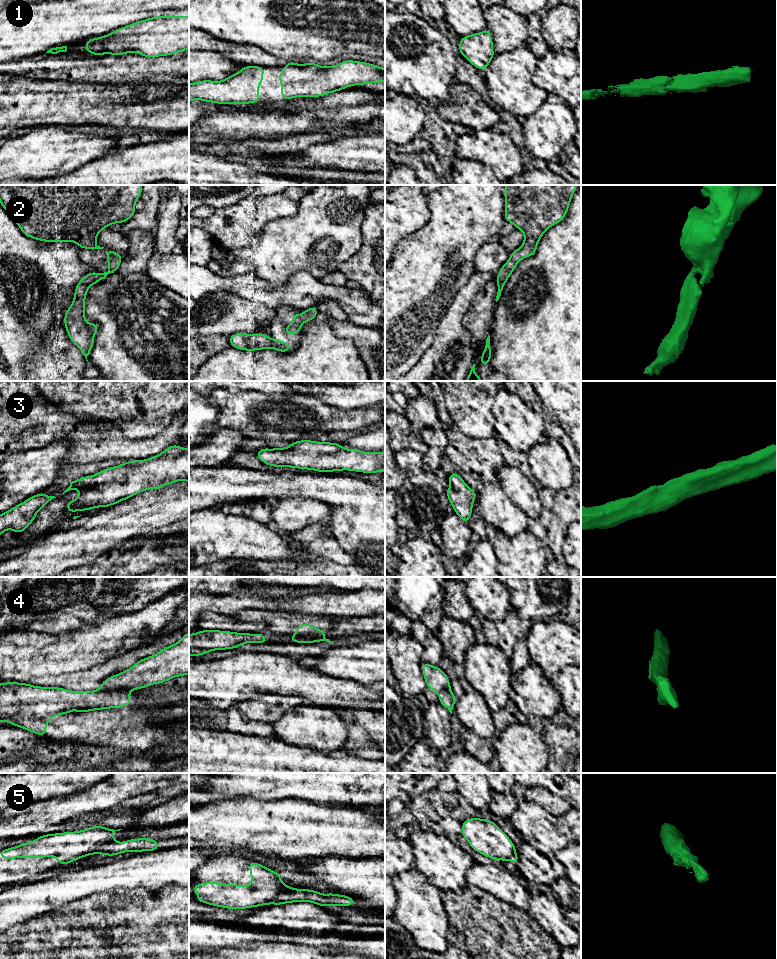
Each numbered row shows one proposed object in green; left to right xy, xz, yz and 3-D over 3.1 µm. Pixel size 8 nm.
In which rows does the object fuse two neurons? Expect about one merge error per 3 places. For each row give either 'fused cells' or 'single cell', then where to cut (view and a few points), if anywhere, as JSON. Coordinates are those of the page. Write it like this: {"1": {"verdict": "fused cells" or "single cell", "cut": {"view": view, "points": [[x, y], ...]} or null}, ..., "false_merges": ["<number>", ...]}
{"1": {"verdict": "single cell", "cut": null}, "2": {"verdict": "single cell", "cut": null}, "3": {"verdict": "single cell", "cut": null}, "4": {"verdict": "fused cells", "cut": {"view": "xy", "points": [[99, 688], [127, 689], [129, 691]]}}, "5": {"verdict": "single cell", "cut": null}, "false_merges": ["4"]}

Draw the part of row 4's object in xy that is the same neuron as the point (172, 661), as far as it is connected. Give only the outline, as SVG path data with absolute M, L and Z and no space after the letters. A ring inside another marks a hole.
M189 632L183 634L177 643L103 680L100 689L144 689L184 675L189 675Z

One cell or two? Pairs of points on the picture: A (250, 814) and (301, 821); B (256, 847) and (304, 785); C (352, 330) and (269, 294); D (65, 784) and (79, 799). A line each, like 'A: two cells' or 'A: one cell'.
A: one cell
B: two cells
C: two cells
D: two cells

